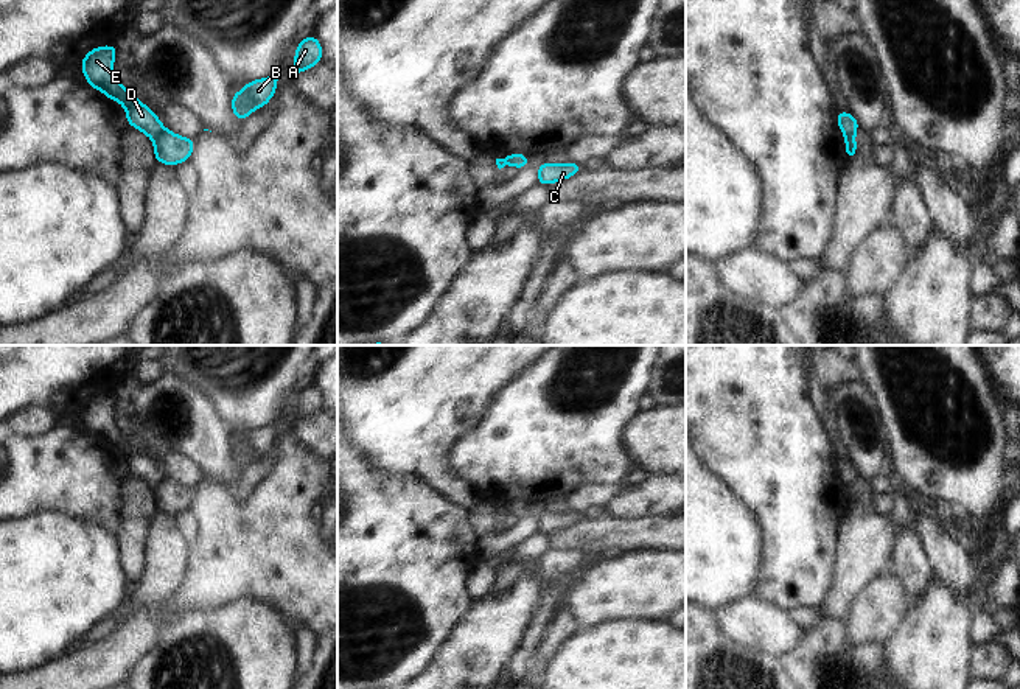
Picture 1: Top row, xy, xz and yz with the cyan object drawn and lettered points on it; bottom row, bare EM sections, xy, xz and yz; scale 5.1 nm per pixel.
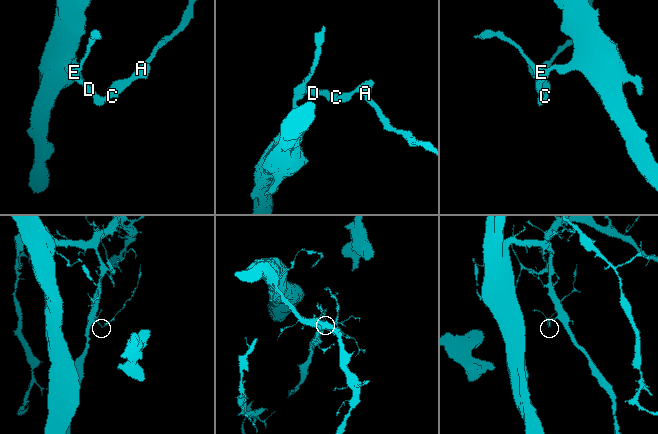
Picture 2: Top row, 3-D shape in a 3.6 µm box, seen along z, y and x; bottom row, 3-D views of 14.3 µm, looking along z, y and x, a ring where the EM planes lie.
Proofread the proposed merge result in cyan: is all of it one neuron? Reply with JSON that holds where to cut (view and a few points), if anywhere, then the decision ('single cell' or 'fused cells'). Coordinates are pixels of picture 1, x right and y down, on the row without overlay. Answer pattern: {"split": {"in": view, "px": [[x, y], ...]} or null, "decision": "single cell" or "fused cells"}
{"split": {"in": "xy", "px": [[165, 478], [153, 487]]}, "decision": "fused cells"}

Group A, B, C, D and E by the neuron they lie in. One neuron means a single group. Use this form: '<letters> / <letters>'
A B C / D E

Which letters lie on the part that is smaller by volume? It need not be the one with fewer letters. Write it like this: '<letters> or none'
A, B, C

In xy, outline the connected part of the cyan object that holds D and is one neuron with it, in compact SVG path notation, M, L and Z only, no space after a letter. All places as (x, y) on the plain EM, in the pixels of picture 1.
M117 393L95 395L81 409L81 418L92 437L101 439L106 446L118 449L126 457L128 473L149 487L165 479L157 460L151 459L126 437L114 423Z

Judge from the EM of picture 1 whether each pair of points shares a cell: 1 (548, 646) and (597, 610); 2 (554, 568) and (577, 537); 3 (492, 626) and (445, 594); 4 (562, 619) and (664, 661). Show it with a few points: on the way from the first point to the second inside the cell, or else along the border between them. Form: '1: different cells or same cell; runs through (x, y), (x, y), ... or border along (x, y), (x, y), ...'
1: different cells; border along (562, 604), (577, 627)
2: different cells; border along (551, 549), (580, 549), (585, 552)
3: different cells; border along (471, 599), (462, 619), (447, 640)
4: different cells; border along (577, 629), (552, 657)

